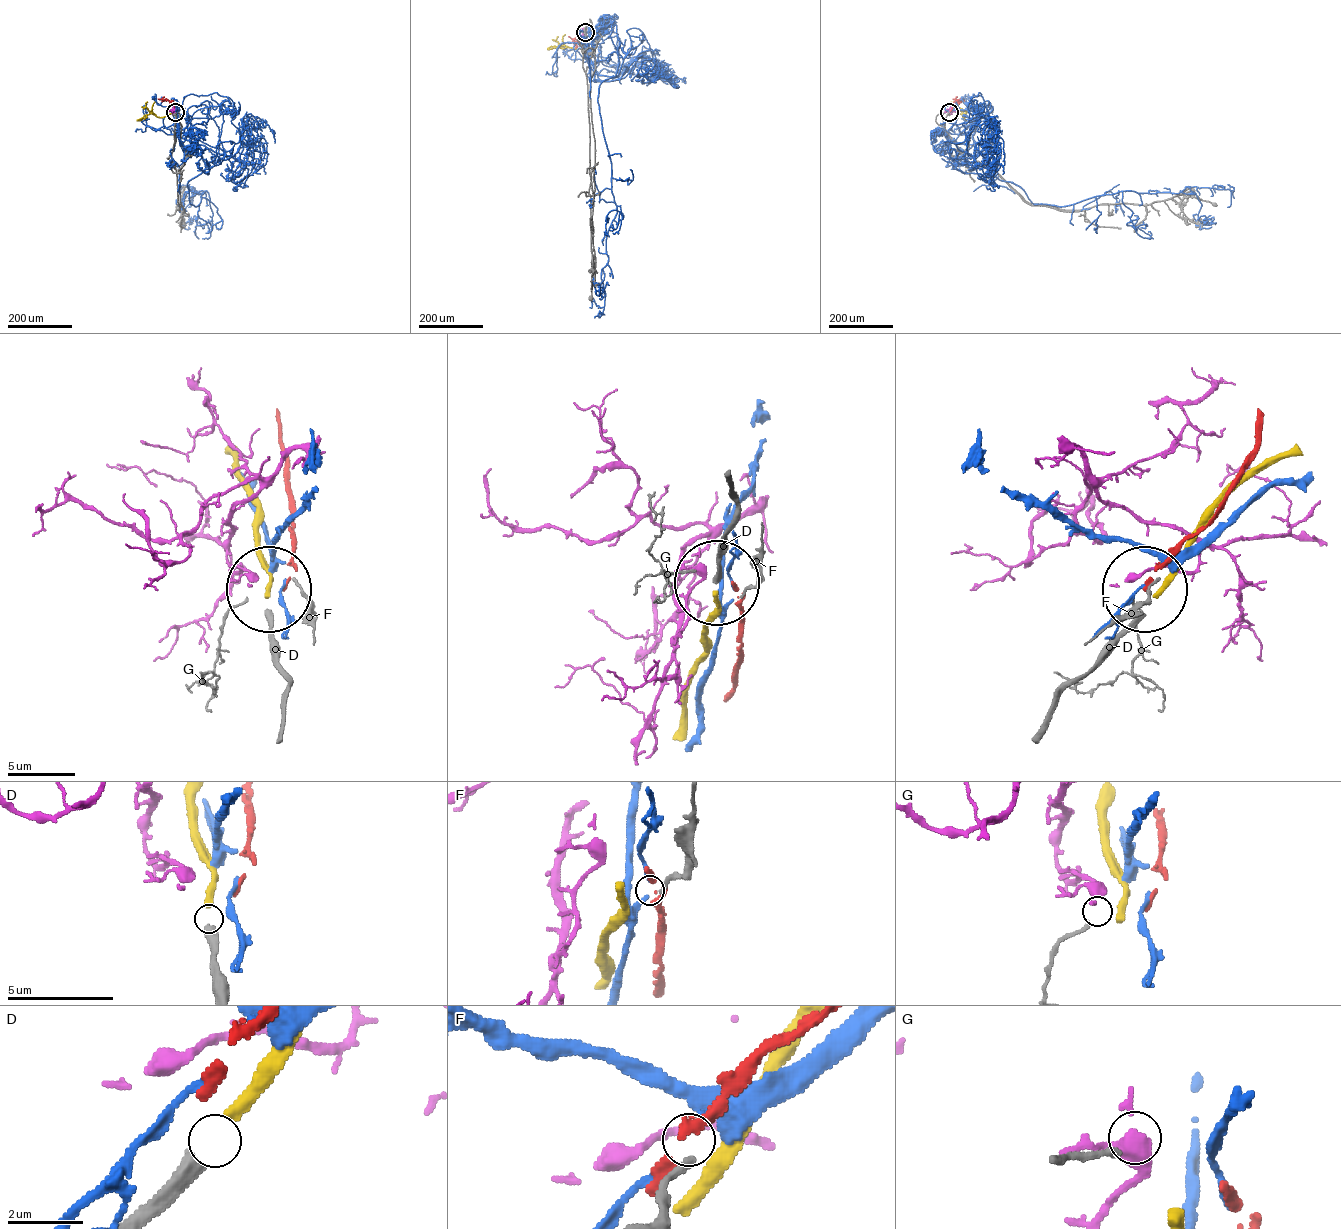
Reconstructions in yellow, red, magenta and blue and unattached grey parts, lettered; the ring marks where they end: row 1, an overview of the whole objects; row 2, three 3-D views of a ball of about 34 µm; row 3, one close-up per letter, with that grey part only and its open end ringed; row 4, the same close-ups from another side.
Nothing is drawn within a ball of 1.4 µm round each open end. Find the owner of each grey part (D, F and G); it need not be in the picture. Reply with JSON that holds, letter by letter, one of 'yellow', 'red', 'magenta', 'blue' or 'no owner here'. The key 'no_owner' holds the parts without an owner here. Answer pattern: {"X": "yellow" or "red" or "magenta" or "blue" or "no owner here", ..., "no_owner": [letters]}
{"D": "yellow", "F": "blue", "G": "magenta", "no_owner": []}

